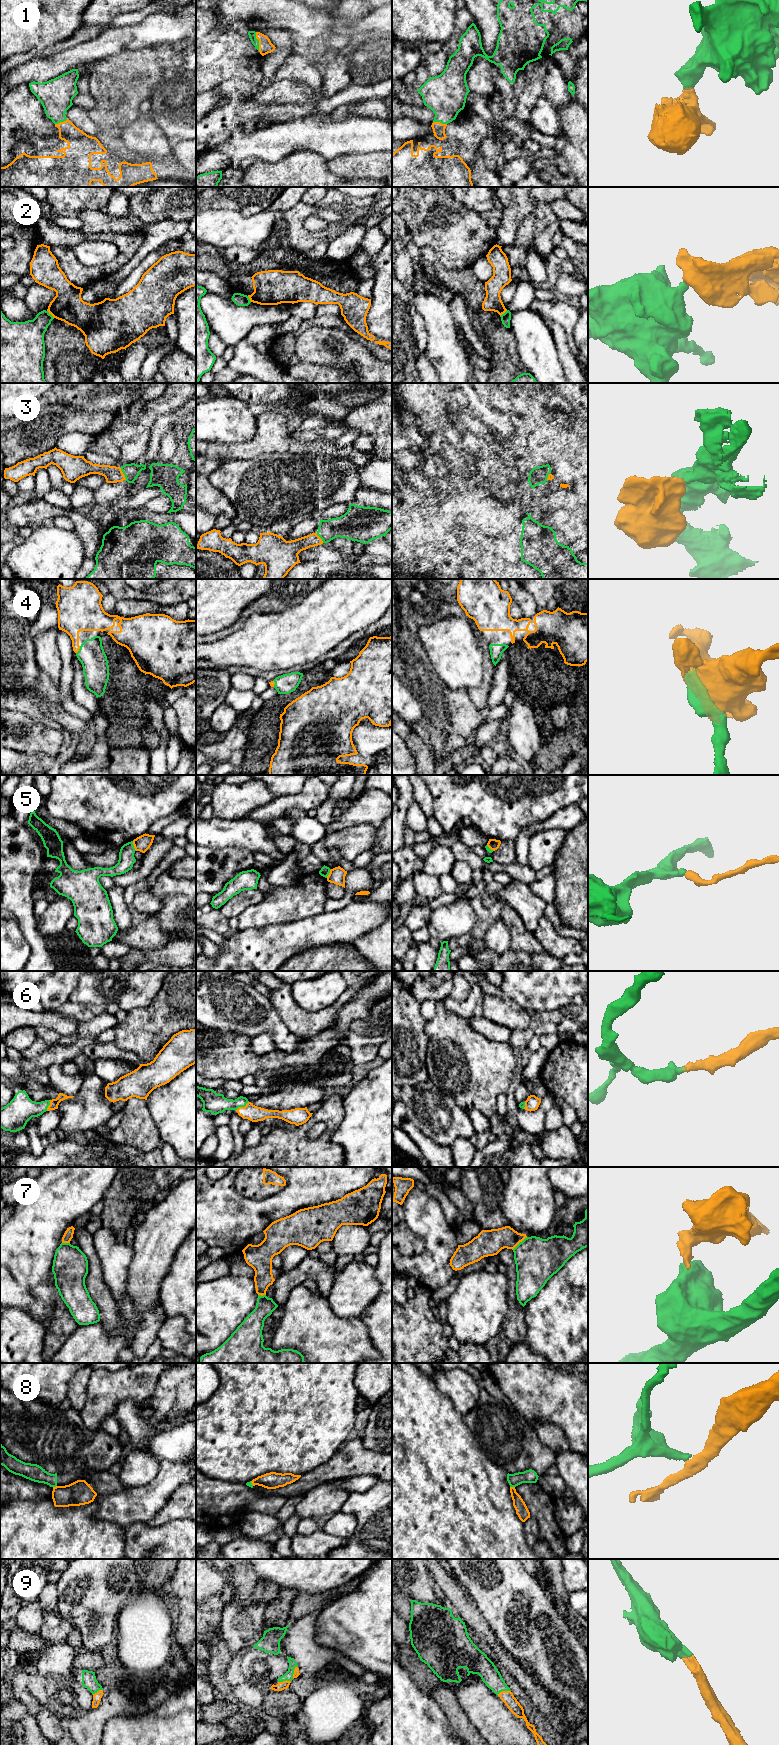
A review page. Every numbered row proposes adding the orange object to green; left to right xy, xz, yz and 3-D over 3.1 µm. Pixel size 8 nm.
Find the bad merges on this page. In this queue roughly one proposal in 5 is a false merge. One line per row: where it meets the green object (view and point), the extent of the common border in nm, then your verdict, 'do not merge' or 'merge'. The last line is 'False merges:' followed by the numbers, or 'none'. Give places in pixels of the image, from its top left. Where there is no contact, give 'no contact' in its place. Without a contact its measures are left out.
1: meets green in xz at (258, 41); contact 160 nm long; merge
2: meets green in xy at (50, 314); contact 90 nm long; do not merge
3: meets green in xy at (123, 473); contact 110 nm long; merge
4: meets green in xy at (79, 650); contact 70 nm long; merge
5: meets green in xy at (133, 846); contact 90 nm long; do not merge
6: meets green in xz at (242, 1106); contact 130 nm long; merge
7: meets green in yz at (520, 1242); contact 160 nm long; do not merge
8: meets green in yz at (512, 1486); contact 40 nm long; do not merge
9: meets green in yz at (503, 1690); contact 120 nm long; merge
False merges: 2, 5, 7, 8

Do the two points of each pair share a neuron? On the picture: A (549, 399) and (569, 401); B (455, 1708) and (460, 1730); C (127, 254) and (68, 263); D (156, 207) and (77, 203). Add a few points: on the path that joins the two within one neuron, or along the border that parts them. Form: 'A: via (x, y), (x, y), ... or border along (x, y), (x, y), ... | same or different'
A: via (554, 399), (564, 399) | same
B: via (455, 1713), (460, 1725) | same
C: via (112, 267), (103, 268), (99, 271), (83, 271) | same
D: border along (104, 209), (81, 210) | different

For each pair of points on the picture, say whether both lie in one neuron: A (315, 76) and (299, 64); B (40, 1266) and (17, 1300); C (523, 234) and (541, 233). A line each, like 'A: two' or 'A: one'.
A: one
B: two
C: two

